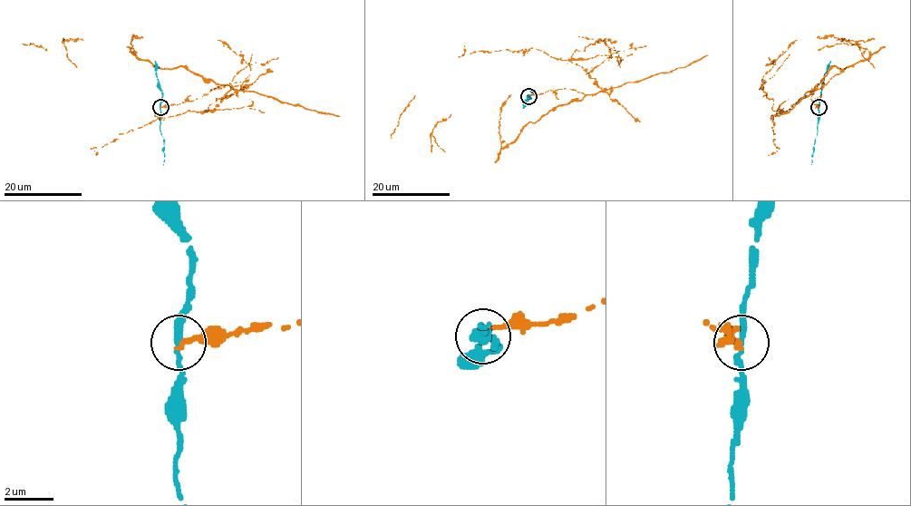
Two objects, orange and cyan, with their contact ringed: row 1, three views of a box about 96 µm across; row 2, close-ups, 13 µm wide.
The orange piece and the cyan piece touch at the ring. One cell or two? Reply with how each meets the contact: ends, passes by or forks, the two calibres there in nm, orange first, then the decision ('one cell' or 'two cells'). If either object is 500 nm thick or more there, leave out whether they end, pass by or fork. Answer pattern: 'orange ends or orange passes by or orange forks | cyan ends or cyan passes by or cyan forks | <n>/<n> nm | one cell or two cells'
orange ends | cyan passes by | 240/240 nm | two cells

